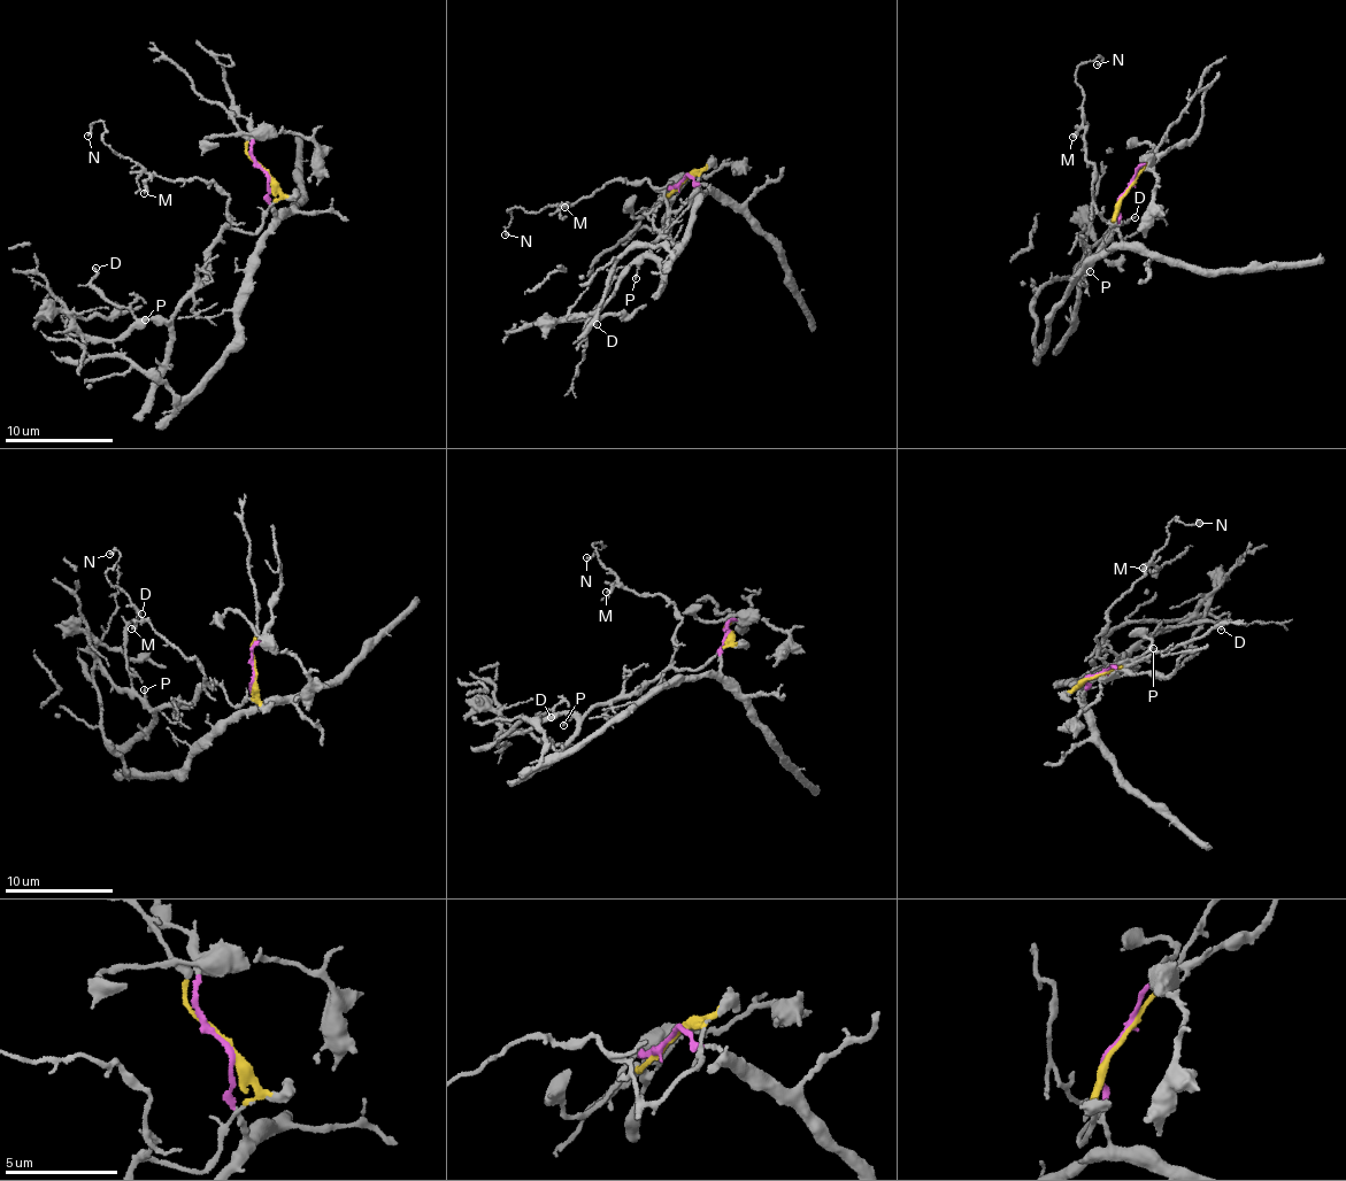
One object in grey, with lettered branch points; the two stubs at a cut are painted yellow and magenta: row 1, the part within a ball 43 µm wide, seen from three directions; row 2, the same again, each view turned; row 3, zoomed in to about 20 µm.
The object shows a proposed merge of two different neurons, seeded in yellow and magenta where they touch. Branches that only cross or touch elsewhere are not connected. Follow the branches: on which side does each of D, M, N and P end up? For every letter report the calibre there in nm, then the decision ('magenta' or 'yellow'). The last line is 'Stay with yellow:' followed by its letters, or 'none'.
D: 150 nm thick; yellow
M: 200 nm thick; yellow
N: 120 nm thick; yellow
P: 120 nm thick; yellow
Stay with yellow: D, M, N, P

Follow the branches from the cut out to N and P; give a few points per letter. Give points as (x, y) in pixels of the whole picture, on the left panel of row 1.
N: (263, 169), (275, 203), (255, 231), (233, 231), (213, 182), (151, 176), (98, 122), (87, 134)
P: (263, 169), (275, 198), (262, 222), (247, 233), (223, 230), (205, 273), (170, 317), (144, 319)

